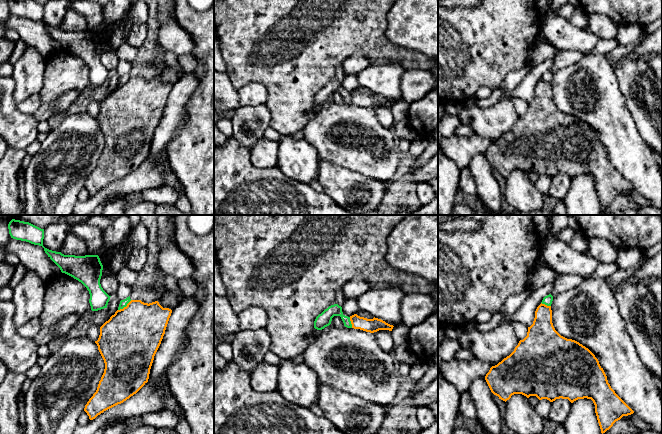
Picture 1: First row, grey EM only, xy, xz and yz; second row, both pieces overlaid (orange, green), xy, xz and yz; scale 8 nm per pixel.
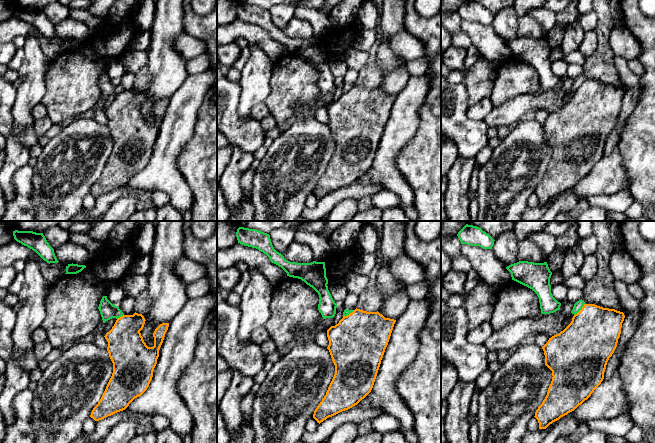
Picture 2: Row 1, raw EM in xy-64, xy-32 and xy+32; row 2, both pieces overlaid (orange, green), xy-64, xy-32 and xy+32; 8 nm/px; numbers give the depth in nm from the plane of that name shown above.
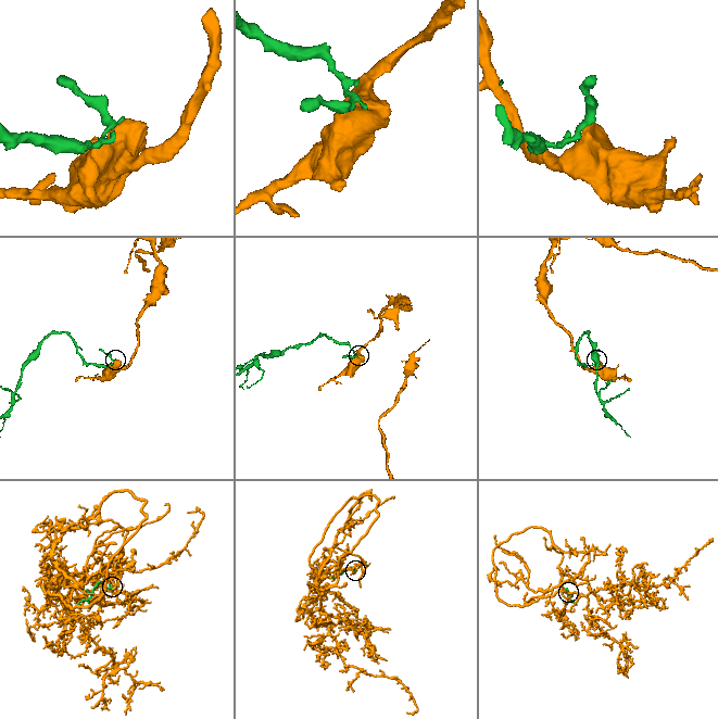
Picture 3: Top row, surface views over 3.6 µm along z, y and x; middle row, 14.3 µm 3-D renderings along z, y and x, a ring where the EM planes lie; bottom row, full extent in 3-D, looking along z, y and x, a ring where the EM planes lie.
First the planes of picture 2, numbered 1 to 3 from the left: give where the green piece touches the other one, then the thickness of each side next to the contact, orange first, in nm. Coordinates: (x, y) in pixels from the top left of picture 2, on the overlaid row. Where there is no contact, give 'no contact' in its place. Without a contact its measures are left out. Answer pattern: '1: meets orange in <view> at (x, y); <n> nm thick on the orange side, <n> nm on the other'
1: meets orange in xy-64 at (121, 316); 300 nm thick on the orange side, 130 nm on the other
2: meets orange in xy-32 at (349, 314); 460 nm thick on the orange side, 50 nm on the other
3: meets orange in xy+32 at (581, 309); 420 nm thick on the orange side, 70 nm on the other

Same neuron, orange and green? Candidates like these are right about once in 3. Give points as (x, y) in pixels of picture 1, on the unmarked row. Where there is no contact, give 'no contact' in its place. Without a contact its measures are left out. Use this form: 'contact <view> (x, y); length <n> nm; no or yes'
contact xy (124, 83); length 140 nm; no

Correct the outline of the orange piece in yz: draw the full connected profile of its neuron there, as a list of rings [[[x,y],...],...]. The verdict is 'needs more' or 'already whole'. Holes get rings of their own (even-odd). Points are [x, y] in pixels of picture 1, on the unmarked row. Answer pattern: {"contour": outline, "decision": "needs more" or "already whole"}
{"contour": [[[542,79],[535,87],[527,112],[519,117],[509,132],[490,144],[485,156],[491,168],[505,178],[514,170],[527,174],[536,172],[539,176],[547,175],[550,178],[560,174],[571,179],[578,175],[591,175],[602,210],[623,192],[634,189],[611,164],[595,131],[579,118],[567,115],[555,106],[551,82]]], "decision": "already whole"}

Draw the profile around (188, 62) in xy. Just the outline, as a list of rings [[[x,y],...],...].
[[[192,53],[178,55],[177,60],[185,72],[193,72],[197,66],[197,59]]]

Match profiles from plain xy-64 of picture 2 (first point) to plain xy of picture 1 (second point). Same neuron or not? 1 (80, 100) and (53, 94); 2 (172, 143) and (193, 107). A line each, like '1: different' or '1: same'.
1: same
2: different

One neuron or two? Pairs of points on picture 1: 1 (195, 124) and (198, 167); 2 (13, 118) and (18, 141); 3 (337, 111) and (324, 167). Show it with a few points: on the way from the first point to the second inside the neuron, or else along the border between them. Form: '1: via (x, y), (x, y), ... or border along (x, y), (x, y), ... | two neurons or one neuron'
1: via (198, 135), (198, 156) | one neuron
2: via (13, 124), (18, 130), (18, 135) | one neuron
3: border along (319, 158), (347, 169) | two neurons

